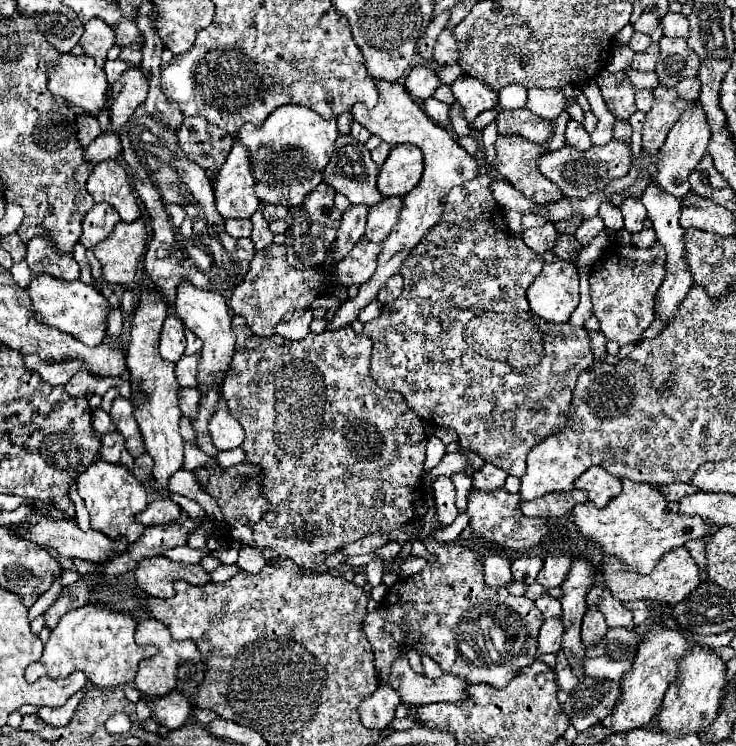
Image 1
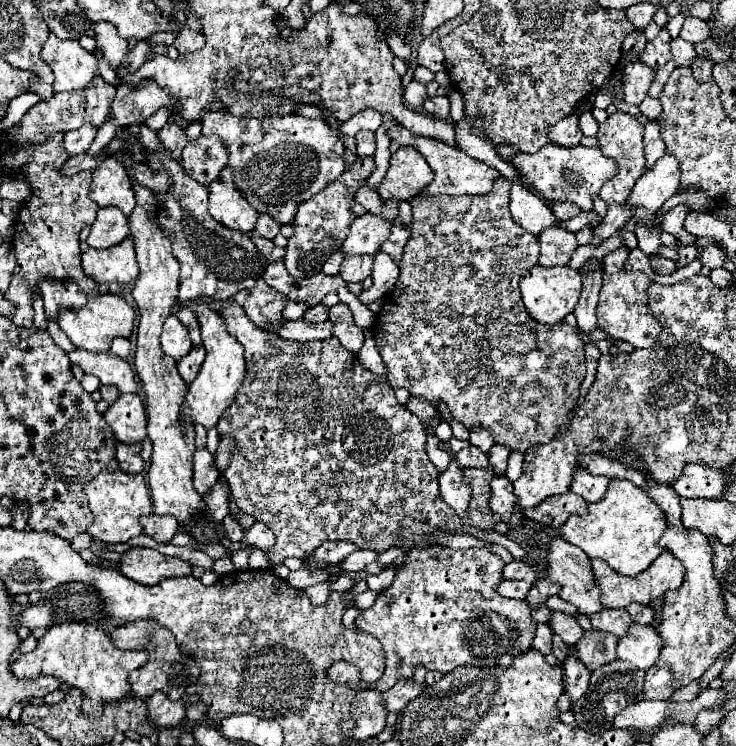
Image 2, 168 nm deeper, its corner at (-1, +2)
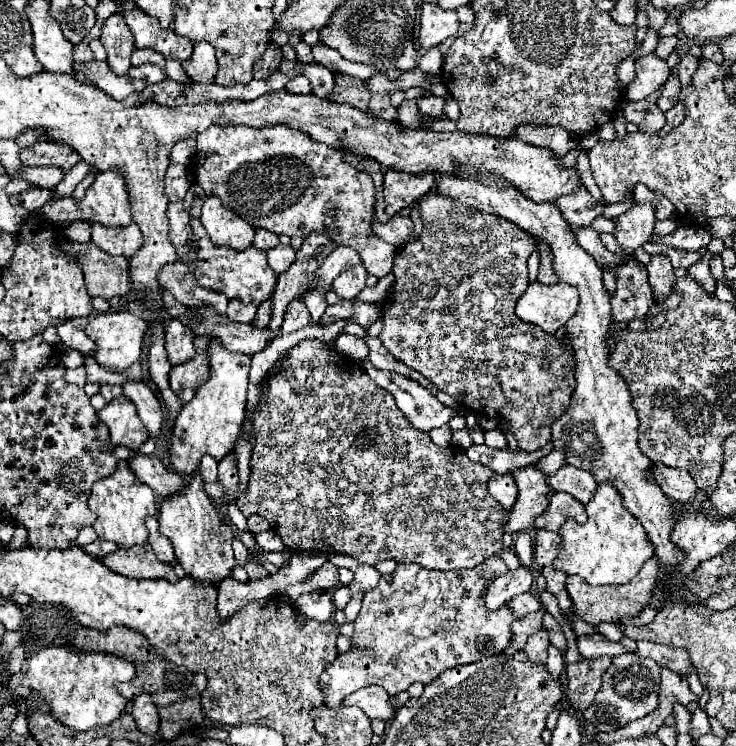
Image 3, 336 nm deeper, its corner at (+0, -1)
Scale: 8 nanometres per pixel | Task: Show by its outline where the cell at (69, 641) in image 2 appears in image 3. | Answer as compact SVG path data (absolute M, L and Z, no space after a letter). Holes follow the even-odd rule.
M51 646L25 660L21 672L9 678L9 688L27 686L43 698L55 720L73 730L89 730L93 726L107 726L125 712L127 700L117 688L133 680L133 676L135 666L119 656L83 654L79 648Z

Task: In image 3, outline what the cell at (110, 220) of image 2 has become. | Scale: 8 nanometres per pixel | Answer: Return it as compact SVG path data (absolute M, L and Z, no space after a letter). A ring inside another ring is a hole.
M129 224L127 228L93 226L91 240L111 256L125 256L125 258L131 258L143 246L143 236L137 224Z

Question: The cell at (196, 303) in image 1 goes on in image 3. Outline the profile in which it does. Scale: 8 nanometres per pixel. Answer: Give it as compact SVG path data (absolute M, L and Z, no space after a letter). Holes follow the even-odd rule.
M215 338L209 344L211 376L195 392L195 398L183 406L179 412L173 438L171 438L171 464L179 474L191 476L205 454L221 462L231 450L235 440L241 434L241 424L245 420L245 402L247 402L247 378L249 378L249 354L237 354L223 348Z

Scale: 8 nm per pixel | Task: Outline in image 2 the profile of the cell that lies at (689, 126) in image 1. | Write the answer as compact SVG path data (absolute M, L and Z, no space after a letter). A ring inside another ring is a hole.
M664 153L656 165L652 169L648 169L648 173L644 173L630 197L628 197L628 205L630 207L646 207L648 211L656 213L666 199L670 199L680 185L680 163L672 153Z

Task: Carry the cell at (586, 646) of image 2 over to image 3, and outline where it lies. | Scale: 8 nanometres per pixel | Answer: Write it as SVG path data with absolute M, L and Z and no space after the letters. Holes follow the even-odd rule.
M609 656L595 660L583 660L579 664L567 664L567 700L571 710L581 714L585 712L601 686L603 672L611 666Z

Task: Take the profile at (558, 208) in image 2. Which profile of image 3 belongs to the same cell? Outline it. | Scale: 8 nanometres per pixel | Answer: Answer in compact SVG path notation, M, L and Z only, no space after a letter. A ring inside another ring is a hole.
M577 188L573 194L567 194L567 196L561 196L559 200L555 200L555 204L559 206L565 220L573 228L589 226L593 222L593 218L603 214L603 208L605 208L605 204L595 200L587 192L587 188Z

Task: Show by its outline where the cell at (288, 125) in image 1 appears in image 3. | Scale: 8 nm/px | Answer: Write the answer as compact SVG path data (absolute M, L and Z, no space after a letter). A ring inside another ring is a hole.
M211 126L197 138L197 152L191 162L193 180L203 188L205 196L217 196L225 208L247 220L253 228L265 228L275 234L307 238L311 232L327 234L335 246L353 248L369 274L383 278L393 268L395 246L379 240L373 232L373 204L375 188L367 172L359 172L343 160L343 152L333 146L307 140L303 132L291 132L291 128L219 128ZM331 210L341 212L341 228L335 228Z

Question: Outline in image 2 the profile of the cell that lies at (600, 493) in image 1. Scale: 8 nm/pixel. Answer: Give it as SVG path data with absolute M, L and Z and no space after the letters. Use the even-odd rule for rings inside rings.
M580 467L574 473L574 481L570 485L570 491L582 495L588 503L598 503L604 497L604 493L608 489L608 483L610 483L608 477L592 475L592 473L588 473L588 469Z

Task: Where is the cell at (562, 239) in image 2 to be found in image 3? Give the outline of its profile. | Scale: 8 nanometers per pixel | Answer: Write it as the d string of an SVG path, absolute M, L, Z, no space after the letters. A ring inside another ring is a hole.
M539 242L537 244L537 250L539 250L539 256L541 256L541 264L539 264L539 276L537 276L537 282L539 284L557 284L557 276L555 276L555 270L553 270L553 260L551 260L551 250Z

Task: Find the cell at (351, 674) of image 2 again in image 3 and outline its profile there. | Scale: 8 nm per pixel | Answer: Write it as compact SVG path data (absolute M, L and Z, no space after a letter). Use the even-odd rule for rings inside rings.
M491 556L491 560L485 560L483 564L479 564L477 568L471 568L471 570L429 570L429 568L423 568L419 564L397 564L395 572L389 574L389 576L381 576L379 578L379 584L371 590L367 590L363 594L363 608L357 616L357 622L355 622L355 634L353 634L353 646L347 654L341 654L335 658L333 664L329 664L325 670L323 670L323 676L321 676L321 688L323 688L323 694L325 694L325 706L329 708L339 708L339 704L343 700L352 694L353 692L366 687L366 686L381 686L385 688L387 692L403 692L407 690L413 682L421 682L421 684L429 684L433 682L441 672L453 668L453 666L459 666L459 664L471 664L471 662L477 662L485 656L493 656L493 654L501 654L503 648L507 648L507 640L511 640L511 624L517 620L517 616L513 614L513 610L509 608L503 608L503 612L489 612L483 604L483 592L489 588L491 580L495 580L497 576L505 574L509 568L505 566L505 562L499 558L499 556Z

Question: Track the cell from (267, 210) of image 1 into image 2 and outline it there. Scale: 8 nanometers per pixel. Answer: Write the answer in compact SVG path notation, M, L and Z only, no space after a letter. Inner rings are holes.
M262 213L262 215L258 217L258 221L256 221L254 231L256 231L258 235L266 237L266 239L272 239L272 237L276 237L276 235L280 233L280 223L276 223L268 213Z

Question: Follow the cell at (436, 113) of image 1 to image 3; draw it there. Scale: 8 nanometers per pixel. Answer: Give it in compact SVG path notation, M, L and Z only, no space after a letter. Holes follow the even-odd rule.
M423 94L417 98L417 106L421 110L423 116L427 118L441 118L443 116L443 106L445 106L445 98L435 96L435 94Z

